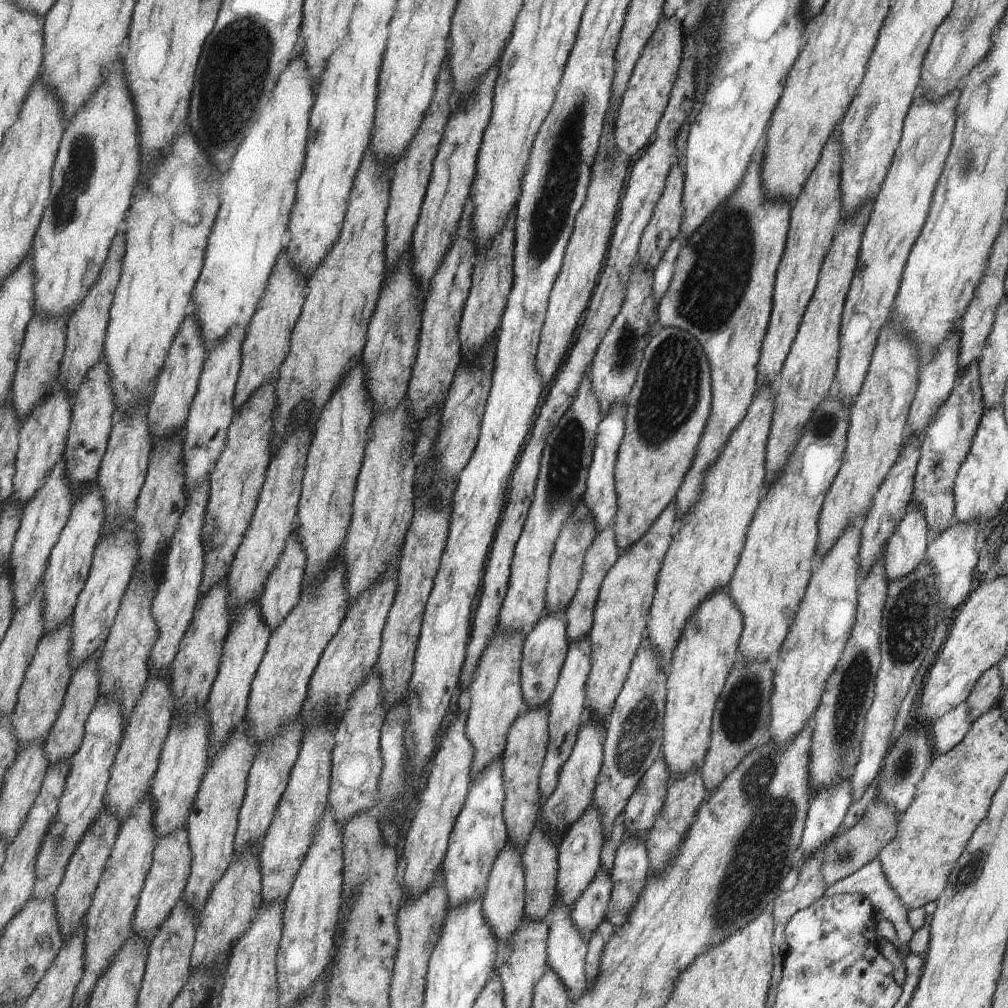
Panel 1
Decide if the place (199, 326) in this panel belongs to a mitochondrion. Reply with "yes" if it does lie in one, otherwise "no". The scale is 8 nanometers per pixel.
no

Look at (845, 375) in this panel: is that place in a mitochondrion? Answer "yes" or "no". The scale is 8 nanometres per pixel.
no

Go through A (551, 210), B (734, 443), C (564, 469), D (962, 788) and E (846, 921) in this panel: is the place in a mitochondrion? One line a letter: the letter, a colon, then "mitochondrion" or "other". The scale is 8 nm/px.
A: mitochondrion
B: other
C: mitochondrion
D: other
E: other

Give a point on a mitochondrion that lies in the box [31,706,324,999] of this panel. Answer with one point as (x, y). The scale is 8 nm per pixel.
(60, 842)

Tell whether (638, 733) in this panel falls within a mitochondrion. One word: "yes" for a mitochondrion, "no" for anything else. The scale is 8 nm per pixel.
yes

